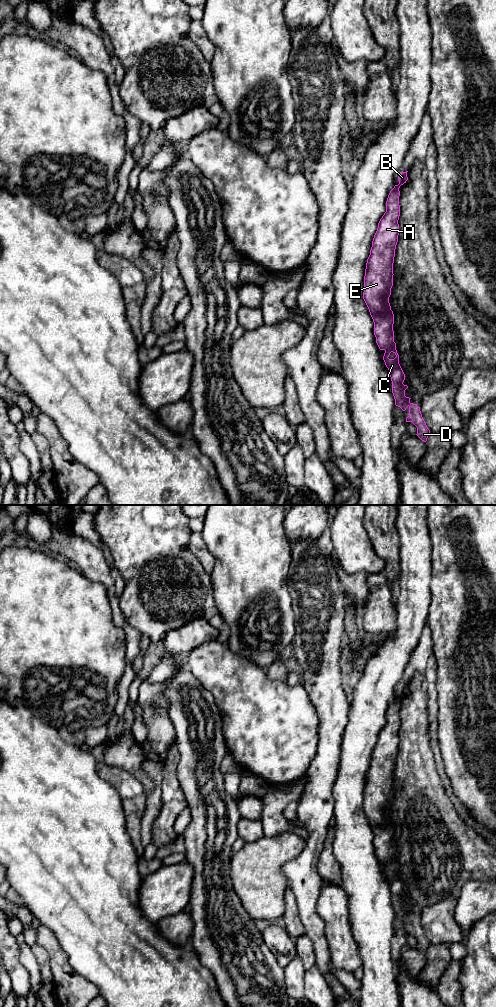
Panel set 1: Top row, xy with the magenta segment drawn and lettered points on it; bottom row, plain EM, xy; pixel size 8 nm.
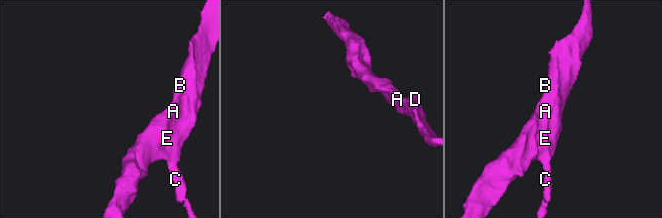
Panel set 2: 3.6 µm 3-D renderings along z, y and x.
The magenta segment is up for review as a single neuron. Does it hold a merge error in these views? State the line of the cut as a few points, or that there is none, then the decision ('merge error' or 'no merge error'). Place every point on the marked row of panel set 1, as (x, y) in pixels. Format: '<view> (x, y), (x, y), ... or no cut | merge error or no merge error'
no cut | no merge error

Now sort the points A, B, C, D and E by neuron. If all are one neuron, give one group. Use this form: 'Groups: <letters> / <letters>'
Groups: A B C D E

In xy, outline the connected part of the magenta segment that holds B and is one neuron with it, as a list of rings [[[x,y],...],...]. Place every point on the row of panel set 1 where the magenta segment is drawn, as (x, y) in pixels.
[[[400,172],[399,184],[390,191],[386,201],[386,212],[378,223],[377,231],[372,241],[370,255],[367,259],[363,299],[374,322],[374,335],[380,350],[384,350],[383,360],[390,372],[392,393],[395,405],[403,411],[409,408],[406,422],[412,422],[417,427],[417,436],[424,442],[430,434],[417,404],[410,402],[405,396],[405,374],[399,364],[399,355],[394,342],[394,314],[391,310],[389,297],[393,286],[393,263],[399,235],[399,188],[408,180],[407,172]]]

